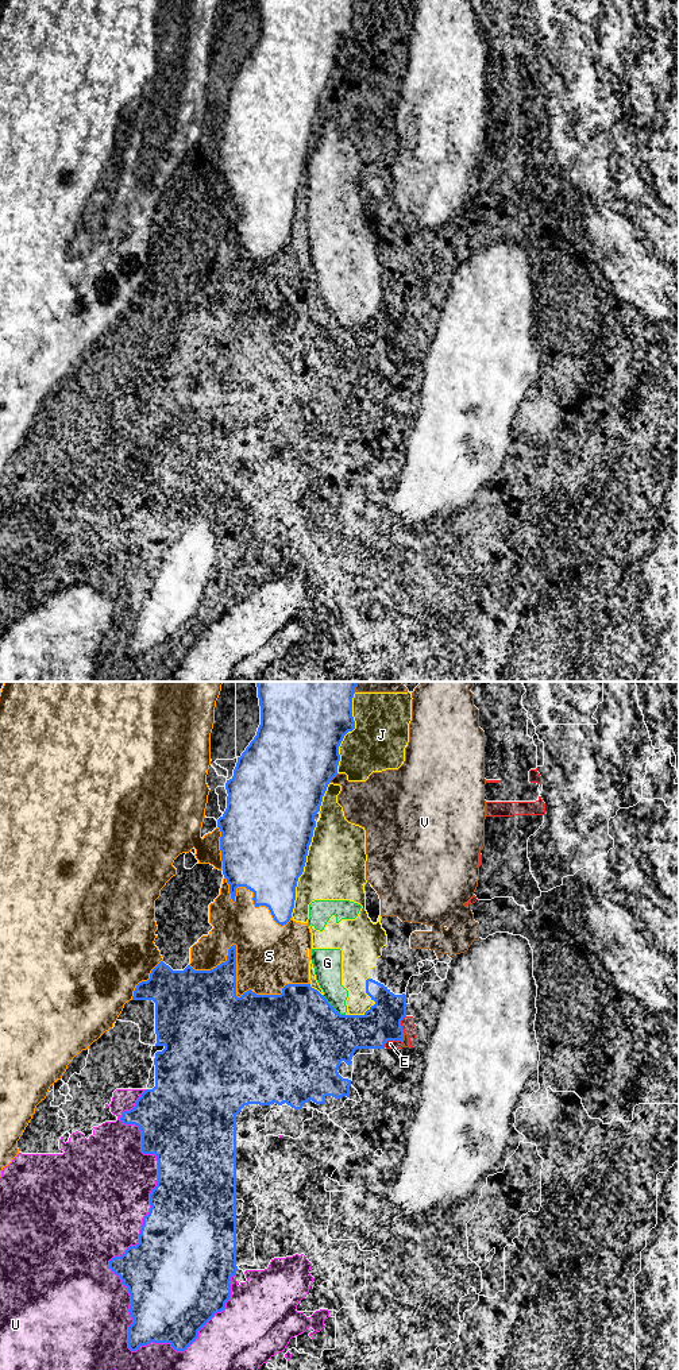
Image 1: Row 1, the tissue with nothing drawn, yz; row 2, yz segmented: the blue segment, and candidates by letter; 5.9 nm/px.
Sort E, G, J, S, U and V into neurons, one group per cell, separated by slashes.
E / G J / S / U / V

